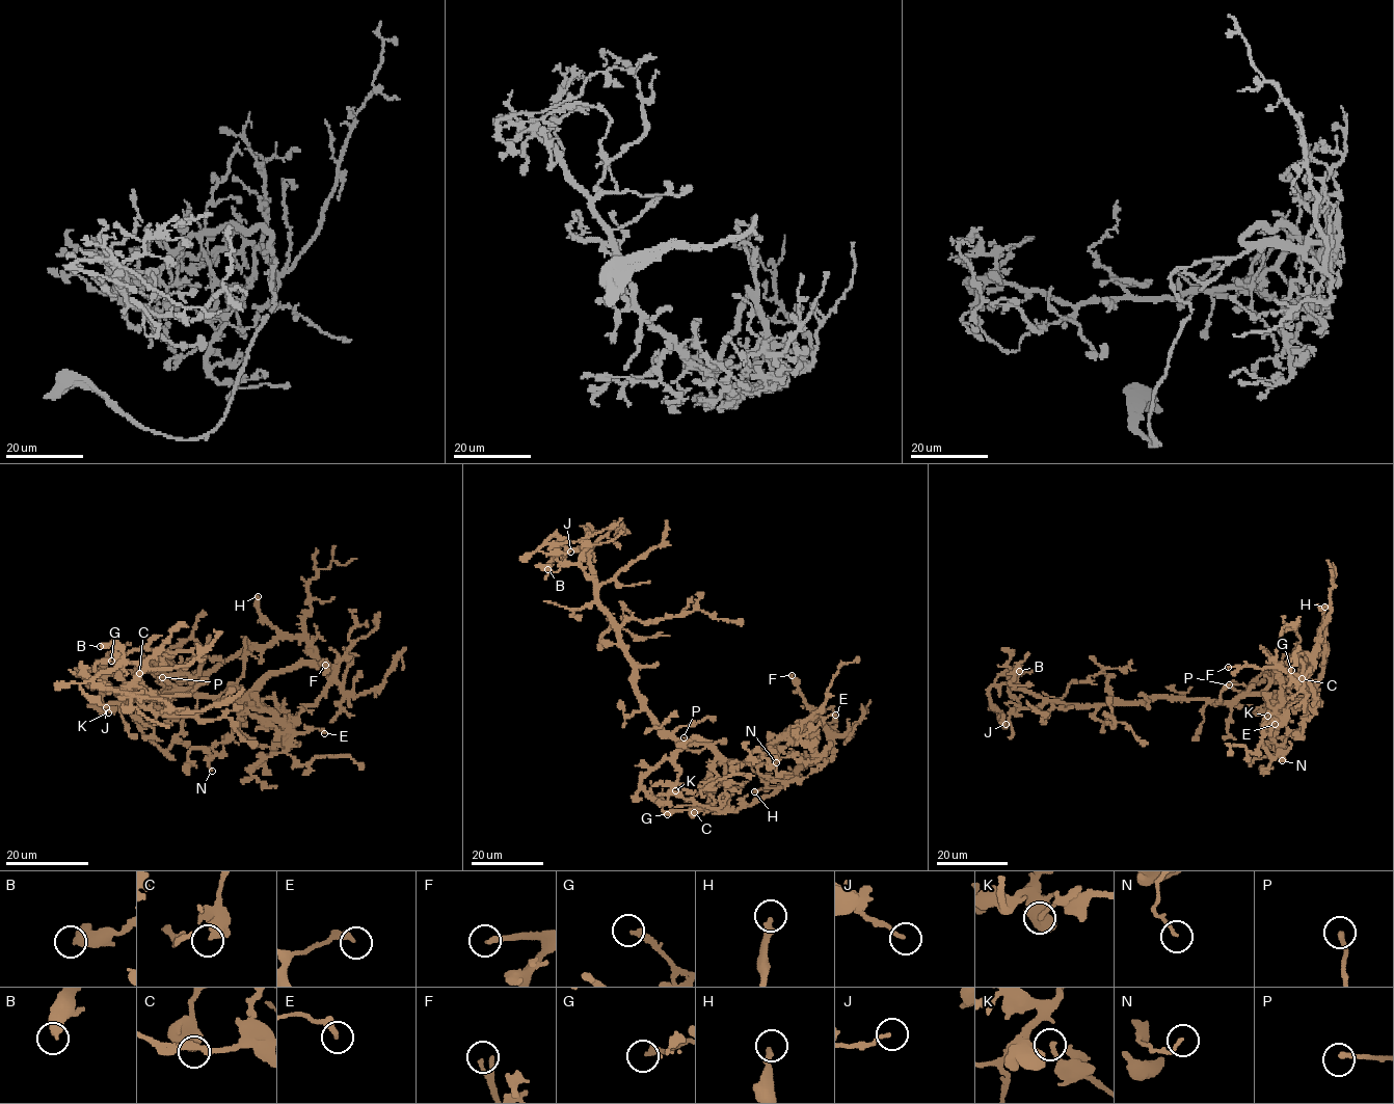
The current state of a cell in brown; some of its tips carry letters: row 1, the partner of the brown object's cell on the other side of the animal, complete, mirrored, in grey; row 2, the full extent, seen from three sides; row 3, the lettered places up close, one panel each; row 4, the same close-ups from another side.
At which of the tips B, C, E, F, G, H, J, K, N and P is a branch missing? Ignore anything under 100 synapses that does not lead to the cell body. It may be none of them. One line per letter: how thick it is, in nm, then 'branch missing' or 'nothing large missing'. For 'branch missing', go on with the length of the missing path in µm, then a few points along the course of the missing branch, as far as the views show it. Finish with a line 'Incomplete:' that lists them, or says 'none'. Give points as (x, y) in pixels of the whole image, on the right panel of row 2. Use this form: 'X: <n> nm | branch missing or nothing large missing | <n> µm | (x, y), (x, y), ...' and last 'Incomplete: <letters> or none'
B: 400 nm | nothing large missing
C: 440 nm | nothing large missing
E: 190 nm | nothing large missing
F: 120 nm | branch missing | 110 µm
G: 280 nm | nothing large missing
H: 240 nm | nothing large missing
J: 140 nm | nothing large missing
K: 130 nm | nothing large missing
N: 120 nm | nothing large missing
P: 220 nm | nothing large missing
Incomplete: F

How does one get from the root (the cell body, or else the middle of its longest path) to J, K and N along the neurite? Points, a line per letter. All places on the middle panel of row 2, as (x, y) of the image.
J: (664, 728), (646, 707), (619, 626), (597, 598), (588, 555), (568, 549), (557, 535), (538, 549), (570, 552)
K: (664, 728), (682, 742), (708, 744), (717, 756), (713, 769), (727, 797), (711, 808), (675, 790)
N: (664, 728), (682, 742), (713, 745), (735, 761), (775, 751), (762, 755), (776, 762)

